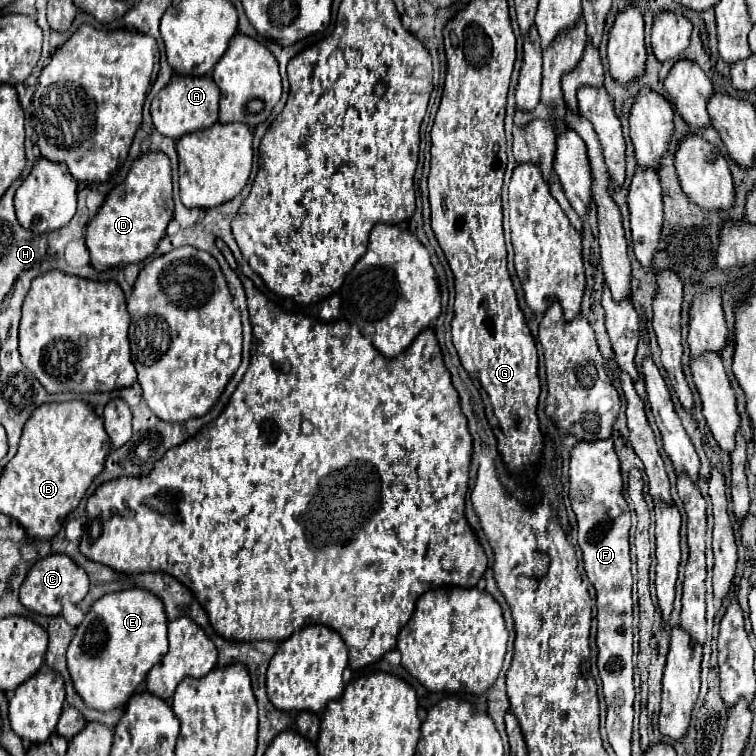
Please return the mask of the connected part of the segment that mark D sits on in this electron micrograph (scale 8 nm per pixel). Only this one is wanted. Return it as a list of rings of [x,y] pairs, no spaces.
[[[146,152],[132,162],[132,168],[122,184],[118,184],[100,206],[98,214],[86,228],[86,246],[90,250],[90,264],[96,270],[110,266],[126,266],[144,262],[154,254],[158,242],[166,236],[166,226],[174,216],[172,204],[172,174],[170,160],[162,152]]]

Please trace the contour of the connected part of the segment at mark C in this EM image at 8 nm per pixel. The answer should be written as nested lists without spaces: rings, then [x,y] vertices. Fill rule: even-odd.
[[[52,554],[42,560],[38,560],[30,572],[26,574],[26,580],[20,586],[20,602],[34,610],[36,614],[44,616],[58,616],[62,612],[62,600],[68,598],[72,604],[78,604],[88,594],[88,574],[76,566],[66,554]]]

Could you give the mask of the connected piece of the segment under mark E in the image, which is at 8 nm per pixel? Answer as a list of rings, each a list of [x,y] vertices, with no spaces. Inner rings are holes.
[[[120,590],[94,602],[68,646],[68,672],[74,688],[94,710],[124,706],[148,670],[168,650],[168,618],[160,598],[146,590]]]

